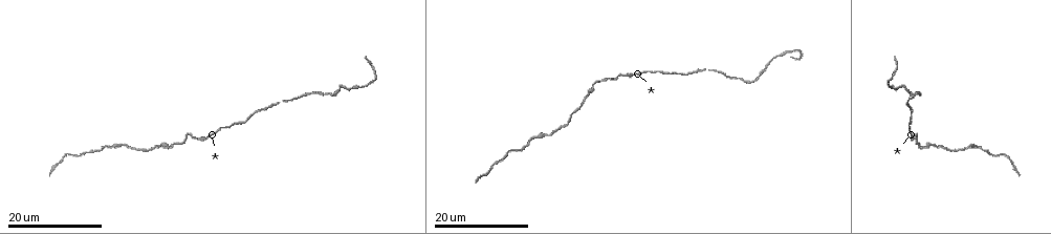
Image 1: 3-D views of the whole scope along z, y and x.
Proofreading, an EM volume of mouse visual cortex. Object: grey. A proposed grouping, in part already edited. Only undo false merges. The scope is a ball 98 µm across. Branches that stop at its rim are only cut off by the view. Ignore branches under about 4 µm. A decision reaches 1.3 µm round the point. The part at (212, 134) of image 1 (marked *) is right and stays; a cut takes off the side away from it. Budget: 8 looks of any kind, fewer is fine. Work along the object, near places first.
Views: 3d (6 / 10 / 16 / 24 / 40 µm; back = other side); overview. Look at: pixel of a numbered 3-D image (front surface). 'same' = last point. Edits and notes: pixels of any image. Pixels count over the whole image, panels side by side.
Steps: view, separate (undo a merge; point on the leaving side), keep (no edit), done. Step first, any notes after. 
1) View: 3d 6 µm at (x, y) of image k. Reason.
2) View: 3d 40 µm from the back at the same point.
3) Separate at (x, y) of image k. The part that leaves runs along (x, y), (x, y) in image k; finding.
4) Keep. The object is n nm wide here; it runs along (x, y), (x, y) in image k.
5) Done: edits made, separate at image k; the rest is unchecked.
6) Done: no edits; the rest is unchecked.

View: 3d 16 µm at (587, 94) of image 1. Thick turns thin.

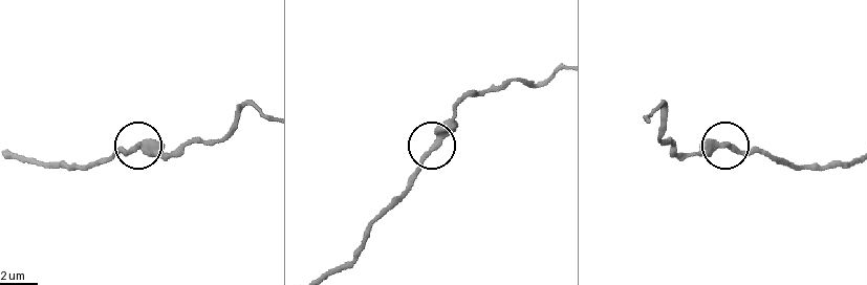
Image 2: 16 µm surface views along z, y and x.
View: 3d 6 µm at (726, 144) of image 2. Closer look.

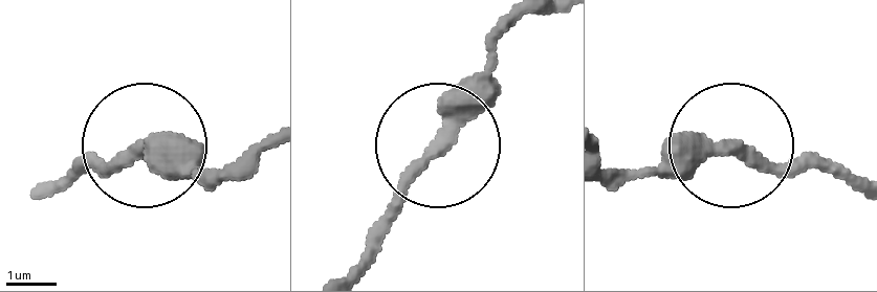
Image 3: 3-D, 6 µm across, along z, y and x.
Keep. It runs along (516, 21), (478, 108), (370, 229) in image 3; continuous, no second neuron.

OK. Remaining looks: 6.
View: 3d 24 µm at (617, 76) of image 1. Sudden change in width.

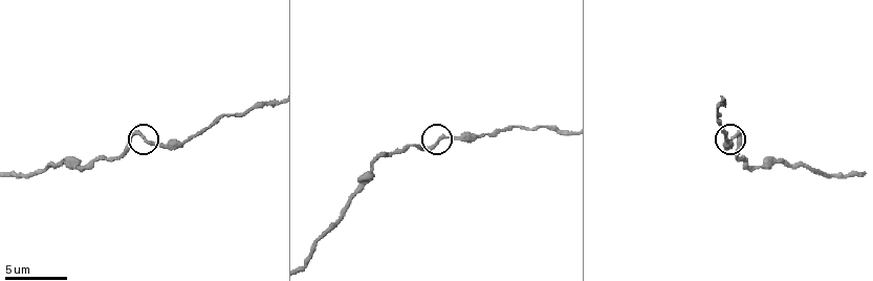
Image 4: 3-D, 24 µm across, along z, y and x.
View: 3d 6 µm at (436, 143) of image 4. Zoom in.

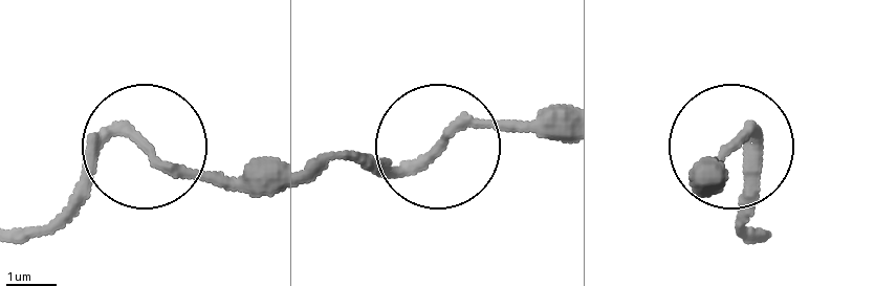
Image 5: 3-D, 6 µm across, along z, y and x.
Keep. Continuous, no second neuron.

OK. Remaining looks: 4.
View: 3d 16 µm at (973, 143) of image 1. Thick turns thin.

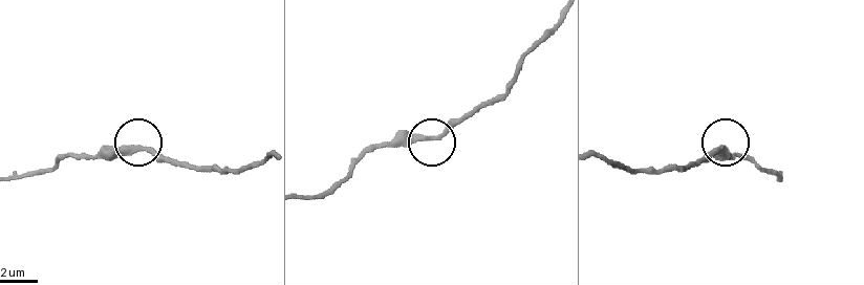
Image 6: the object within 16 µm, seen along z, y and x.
View: 3d 10 µm at (431, 137) of image 6.

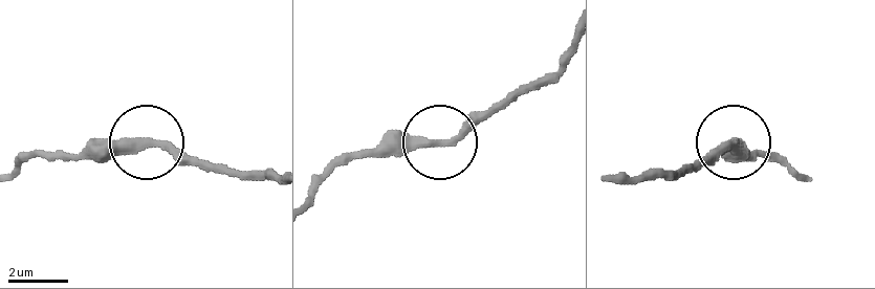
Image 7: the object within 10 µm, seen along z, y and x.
View: 3d 10 µm from the back at (442, 143) of image 7. Other side.

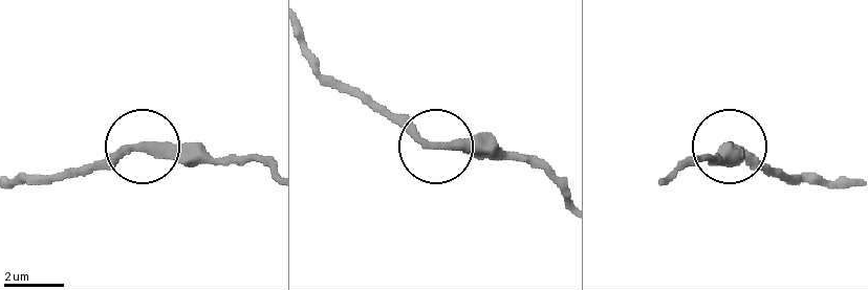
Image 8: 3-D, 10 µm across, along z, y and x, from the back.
Keep. The object is 300 nm wide here; it runs along (308, 64), (361, 88), (435, 143), (530, 154) in image 8; all the same neuron.

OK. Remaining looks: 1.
Done: no edits; the rest is unchecked.

